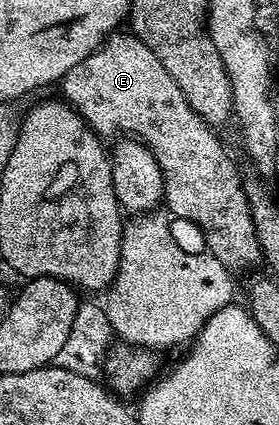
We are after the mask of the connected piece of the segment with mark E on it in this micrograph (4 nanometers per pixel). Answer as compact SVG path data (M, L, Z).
M114 33L101 44L97 50L92 51L75 69L71 69L63 76L59 84L64 102L68 103L74 111L78 111L86 125L96 135L108 137L136 137L144 143L149 151L159 161L159 169L163 173L165 182L164 206L169 206L170 216L178 215L189 223L194 223L201 230L205 238L204 250L219 260L230 272L238 273L244 267L253 267L262 262L259 241L255 237L255 225L251 221L251 209L247 205L245 196L245 183L237 172L231 156L225 152L223 144L217 140L212 126L206 123L193 112L187 97L175 85L171 73L163 69L159 57L143 45L137 36L132 33Z

